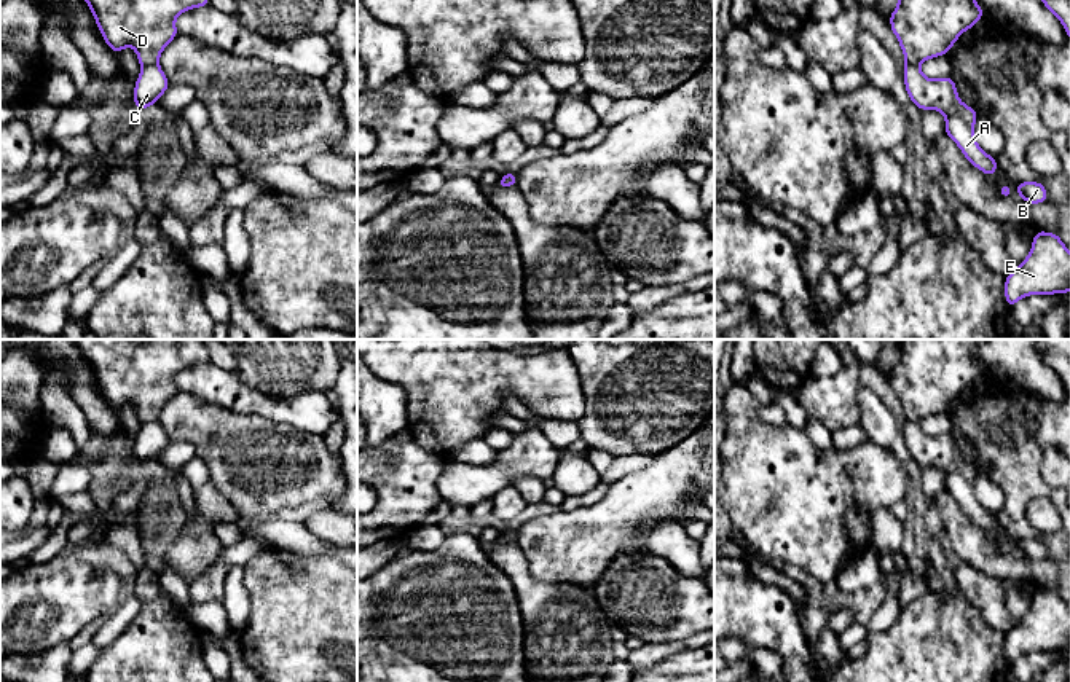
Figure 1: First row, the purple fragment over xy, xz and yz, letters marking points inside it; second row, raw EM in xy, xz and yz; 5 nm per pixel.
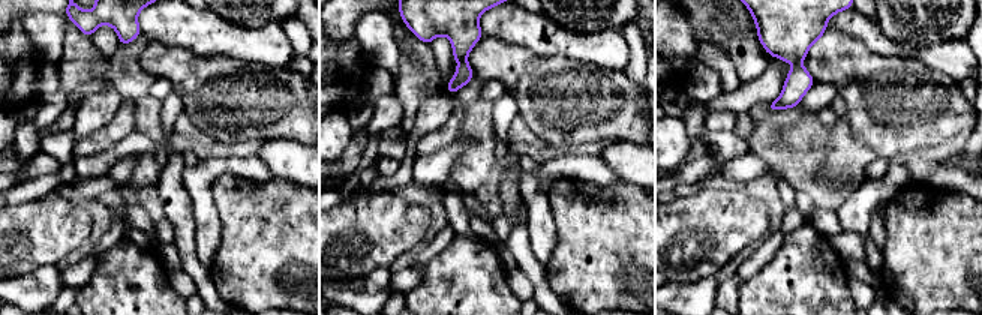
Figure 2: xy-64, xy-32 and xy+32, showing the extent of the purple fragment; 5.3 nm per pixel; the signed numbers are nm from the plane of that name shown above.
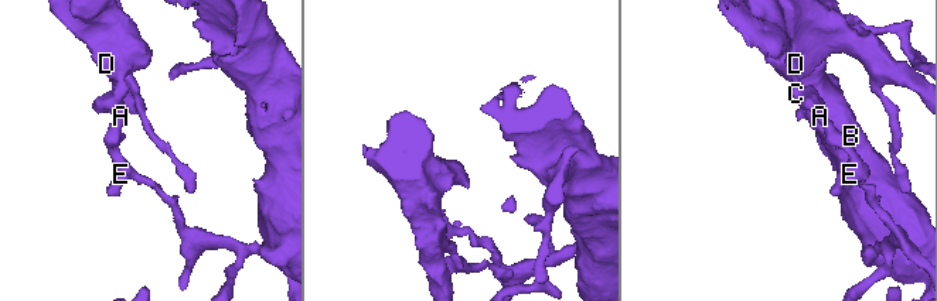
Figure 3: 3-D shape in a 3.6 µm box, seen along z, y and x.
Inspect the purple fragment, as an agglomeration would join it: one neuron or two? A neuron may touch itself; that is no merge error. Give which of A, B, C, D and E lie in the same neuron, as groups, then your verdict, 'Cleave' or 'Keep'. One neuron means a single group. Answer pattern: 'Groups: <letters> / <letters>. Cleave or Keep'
Groups: A B C E / D. Cleave

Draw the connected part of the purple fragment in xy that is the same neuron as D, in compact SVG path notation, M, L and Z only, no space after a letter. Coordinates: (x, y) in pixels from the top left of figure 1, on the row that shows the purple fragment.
M85 0L108 48L120 54L131 46L144 67L158 64L163 49L179 35L175 18L209 6L209 0Z

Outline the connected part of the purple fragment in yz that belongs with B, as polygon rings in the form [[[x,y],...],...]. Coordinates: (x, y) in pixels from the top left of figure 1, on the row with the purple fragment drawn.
[[[1019,182],[1016,186],[1016,193],[1027,204],[1040,204],[1048,201],[1048,191],[1041,182]]]

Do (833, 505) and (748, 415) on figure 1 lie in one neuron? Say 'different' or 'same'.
same

